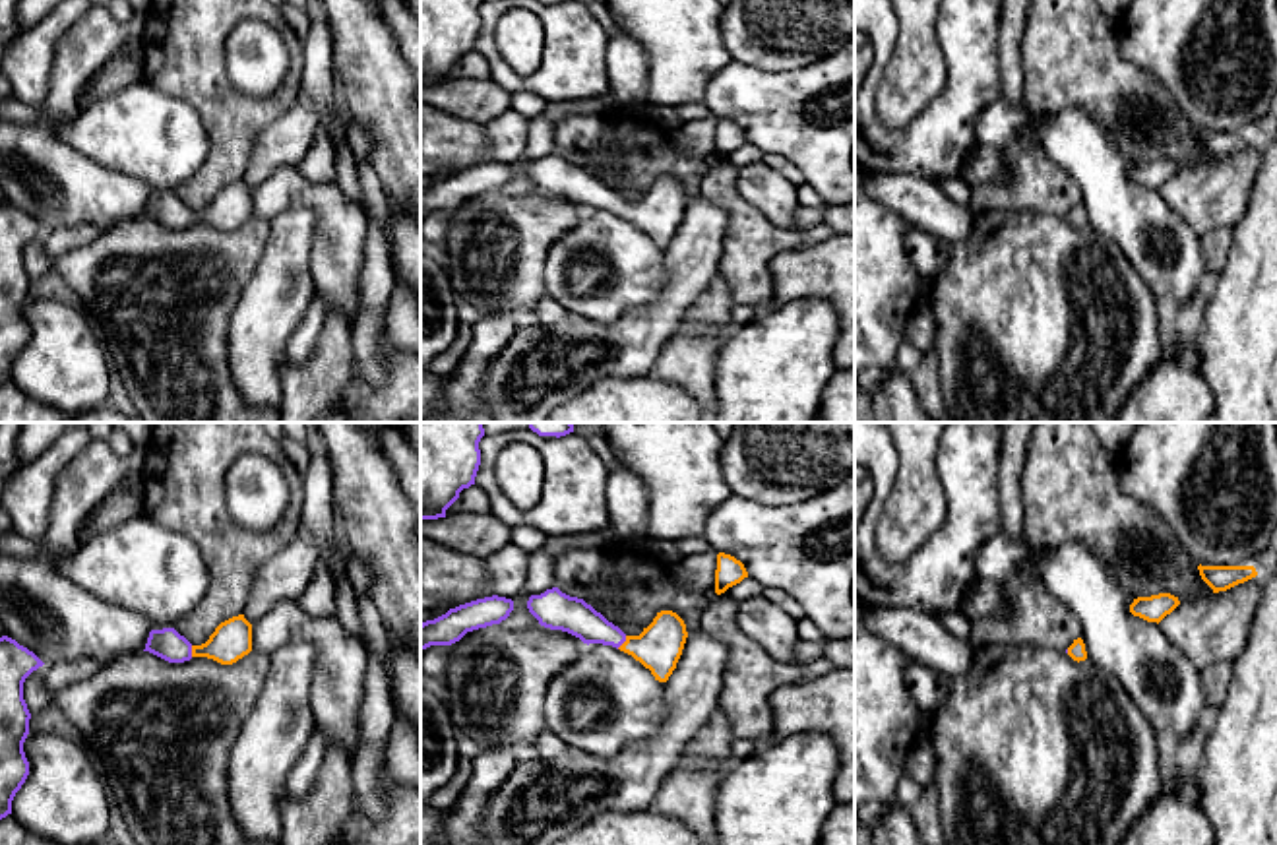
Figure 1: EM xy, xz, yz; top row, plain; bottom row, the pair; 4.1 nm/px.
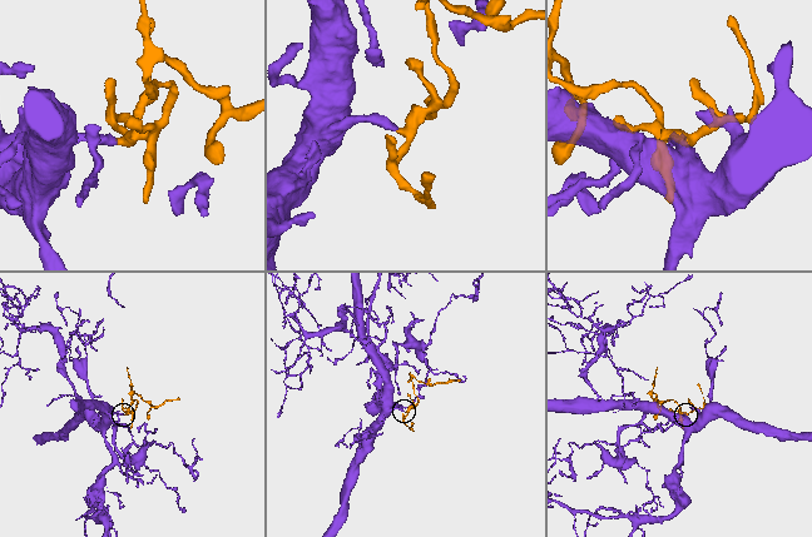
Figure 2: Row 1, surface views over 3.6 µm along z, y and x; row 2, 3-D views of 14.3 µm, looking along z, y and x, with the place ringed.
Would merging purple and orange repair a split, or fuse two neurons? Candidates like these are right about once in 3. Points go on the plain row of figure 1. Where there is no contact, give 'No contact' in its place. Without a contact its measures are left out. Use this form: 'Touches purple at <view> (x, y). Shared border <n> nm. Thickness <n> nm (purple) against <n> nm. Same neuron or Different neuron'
Touches purple at xz (622, 208). Shared border 70 nm. Thickness 150 nm (purple) against 190 nm. Same neuron

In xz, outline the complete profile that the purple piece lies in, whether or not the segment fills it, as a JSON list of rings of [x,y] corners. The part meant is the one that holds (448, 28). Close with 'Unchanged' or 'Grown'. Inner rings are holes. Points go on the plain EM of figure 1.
[[[420,0],[420,87],[446,83],[463,54],[475,50],[484,0]]]. Unchanged

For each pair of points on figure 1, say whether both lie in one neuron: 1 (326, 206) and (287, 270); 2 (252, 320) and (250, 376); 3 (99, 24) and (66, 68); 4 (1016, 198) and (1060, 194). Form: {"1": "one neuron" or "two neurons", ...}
{"1": "two neurons", "2": "one neuron", "3": "one neuron", "4": "one neuron"}

